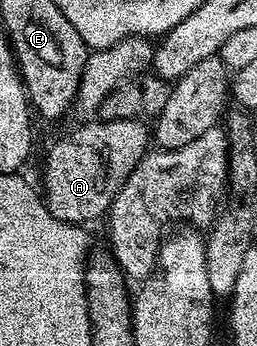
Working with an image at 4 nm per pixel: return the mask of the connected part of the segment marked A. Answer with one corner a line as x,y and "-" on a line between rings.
144,119
90,120
90,124
81,124
70,136
63,137
45,160
43,203
64,224
85,226
88,220
102,219
122,182
151,148
151,128

